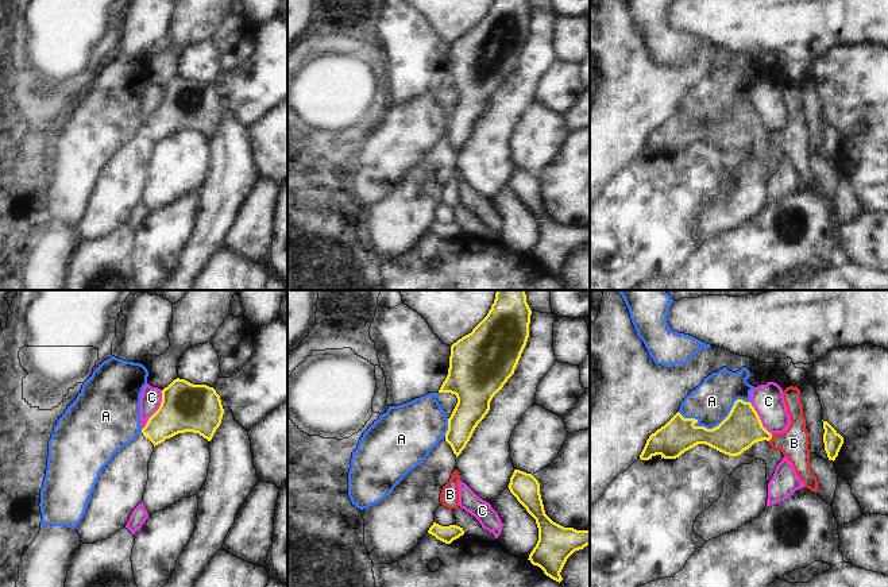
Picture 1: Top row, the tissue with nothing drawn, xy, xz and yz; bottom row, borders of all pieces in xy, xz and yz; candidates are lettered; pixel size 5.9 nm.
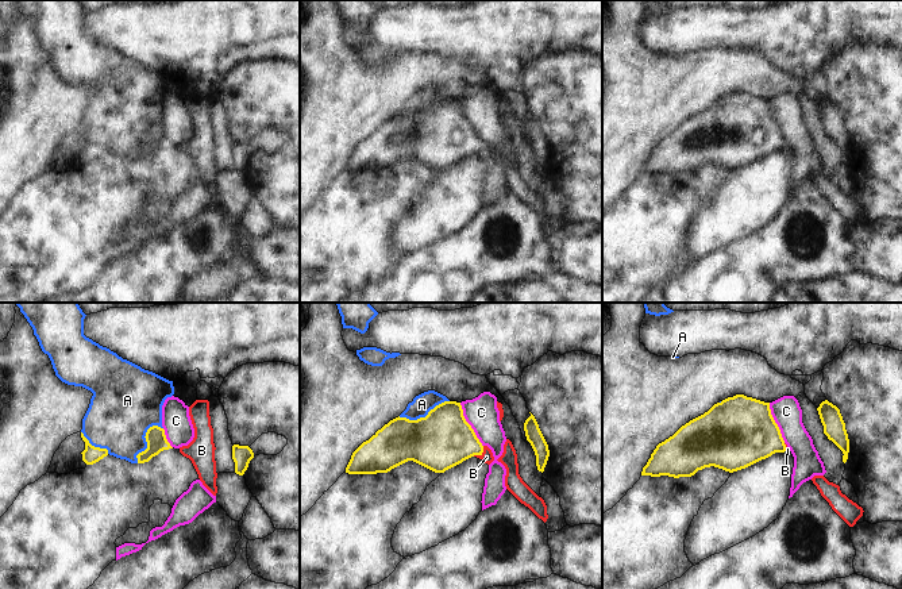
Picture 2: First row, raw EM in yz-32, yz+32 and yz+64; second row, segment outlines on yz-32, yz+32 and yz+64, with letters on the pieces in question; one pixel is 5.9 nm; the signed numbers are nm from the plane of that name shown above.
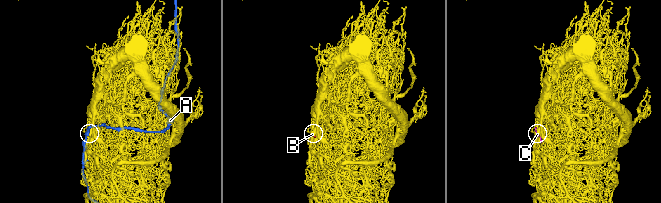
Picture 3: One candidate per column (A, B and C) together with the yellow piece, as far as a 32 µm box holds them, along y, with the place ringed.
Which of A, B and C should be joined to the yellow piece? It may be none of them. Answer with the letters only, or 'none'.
B

